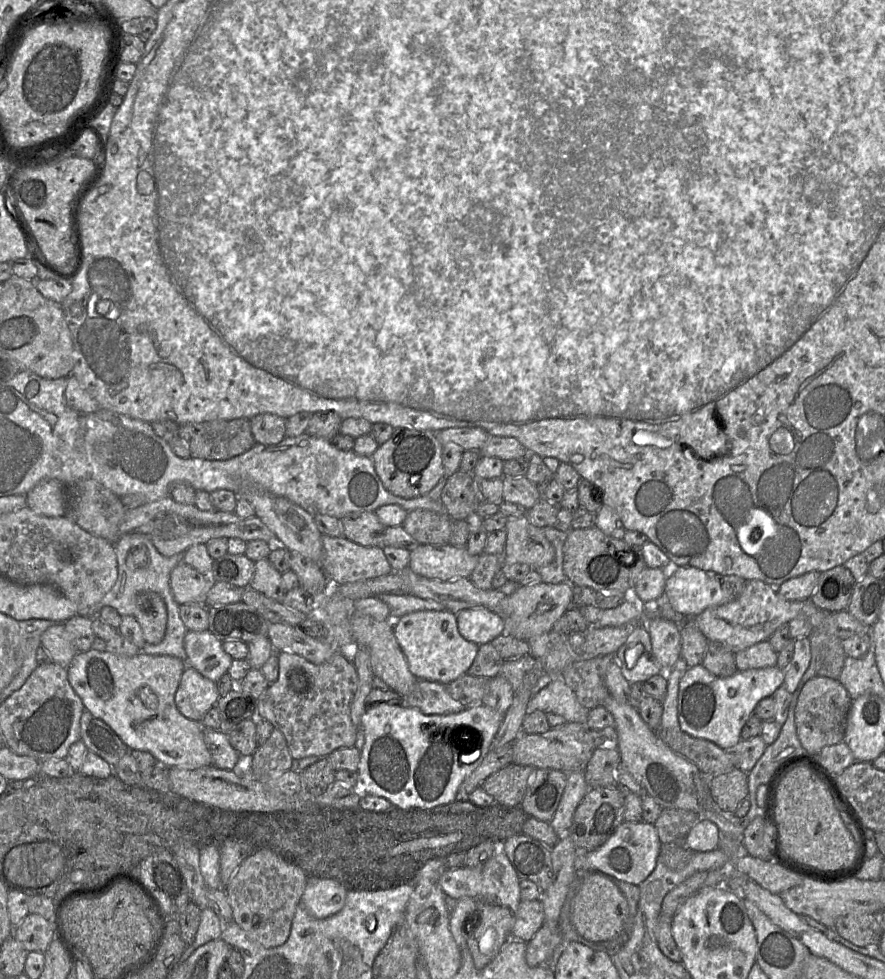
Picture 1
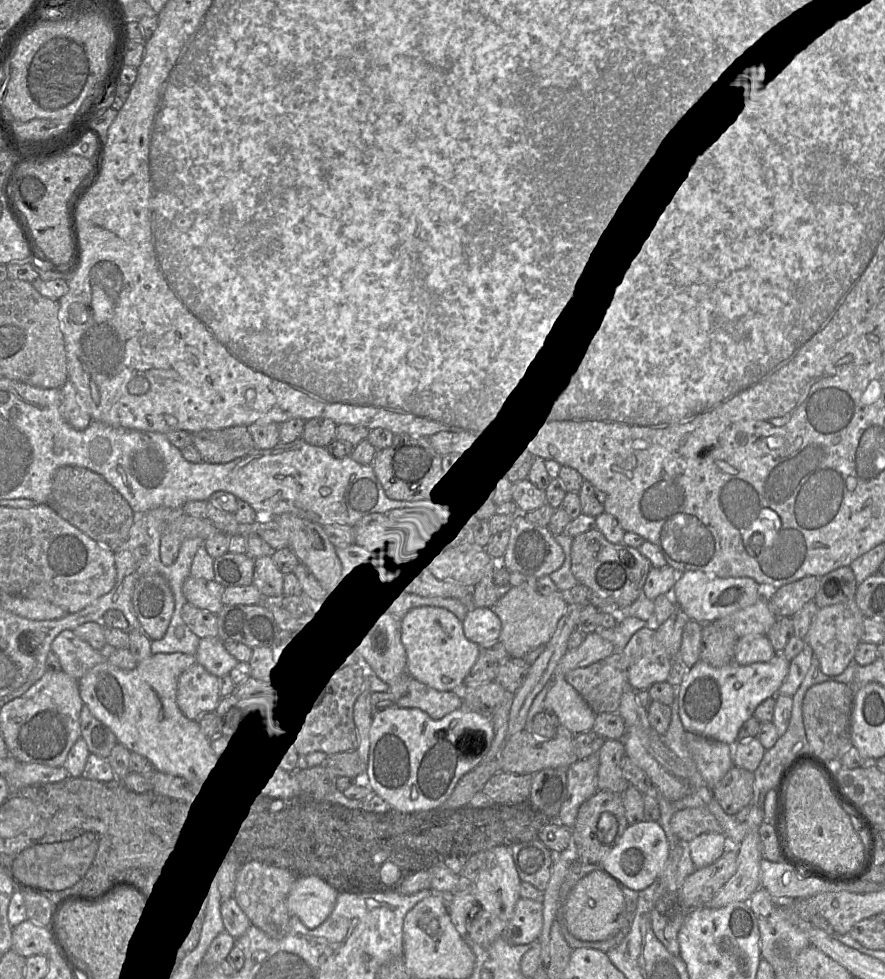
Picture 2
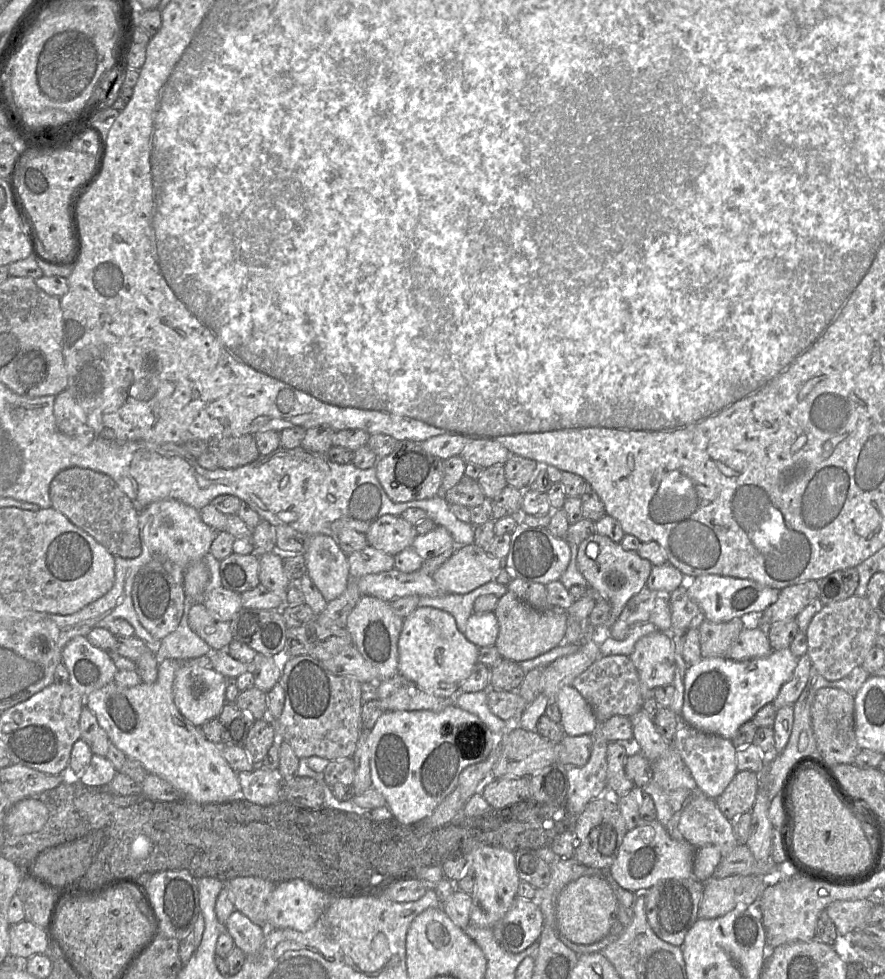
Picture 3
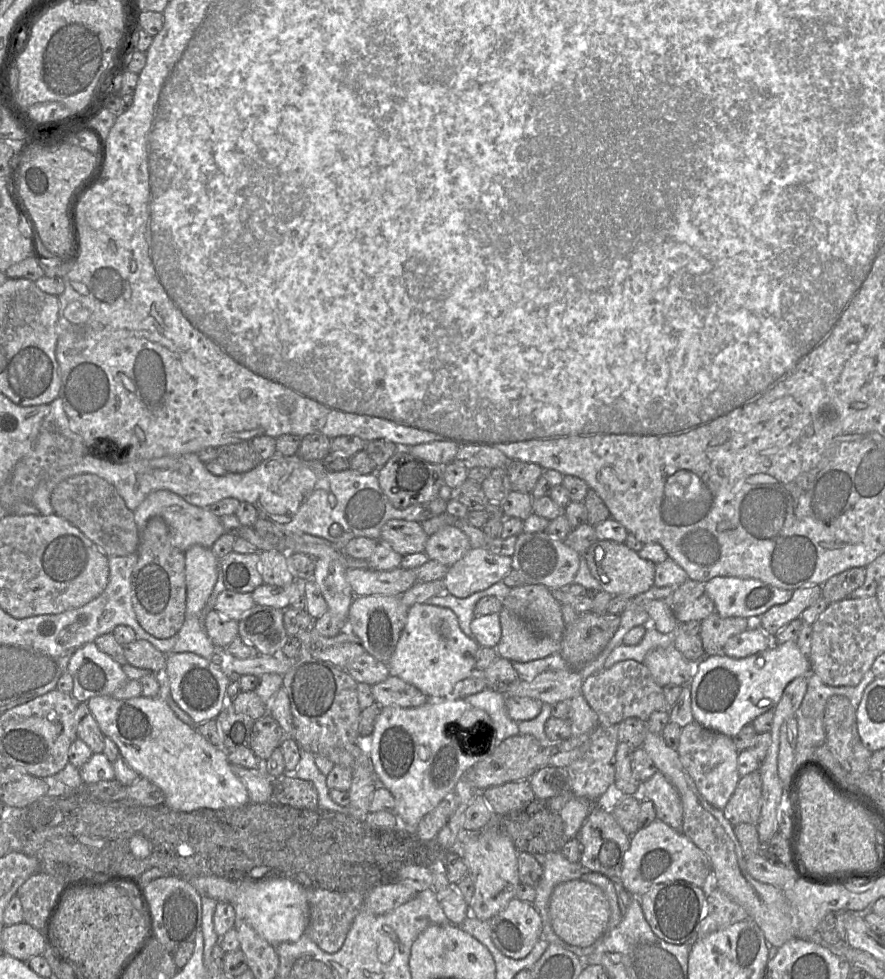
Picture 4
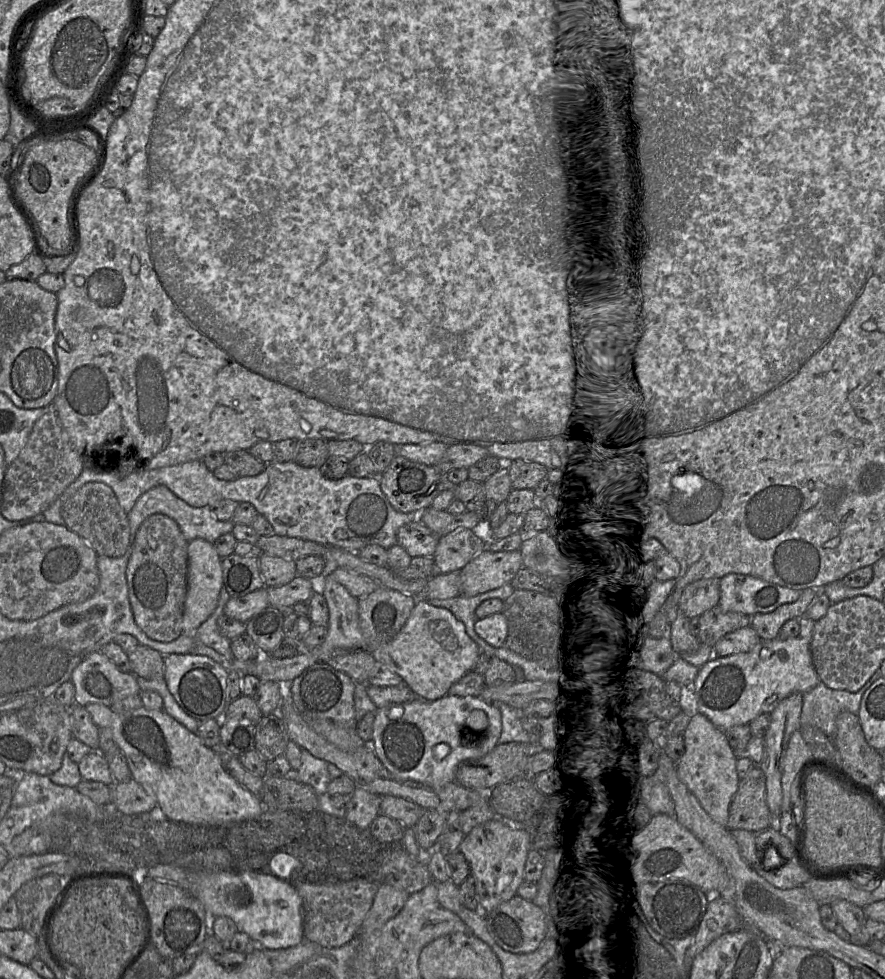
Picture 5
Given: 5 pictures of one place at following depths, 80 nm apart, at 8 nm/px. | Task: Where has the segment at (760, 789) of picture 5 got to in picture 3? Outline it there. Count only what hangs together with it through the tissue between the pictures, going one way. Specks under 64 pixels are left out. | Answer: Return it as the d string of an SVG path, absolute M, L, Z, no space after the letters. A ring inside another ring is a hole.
M739 770L715 801L724 816L734 821L741 814L751 812L758 789L759 775L748 770Z

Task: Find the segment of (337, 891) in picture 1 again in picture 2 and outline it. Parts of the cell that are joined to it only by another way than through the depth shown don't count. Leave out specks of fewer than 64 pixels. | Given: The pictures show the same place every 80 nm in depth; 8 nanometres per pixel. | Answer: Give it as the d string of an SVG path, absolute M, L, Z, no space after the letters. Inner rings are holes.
M298 876L287 897L287 907L291 916L296 916L309 929L323 923L333 911L338 892L324 880L316 876Z

